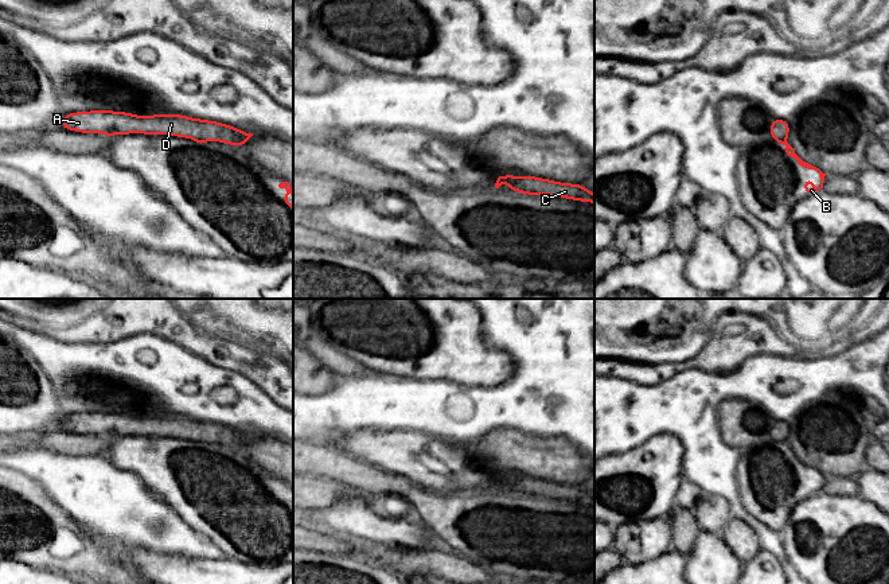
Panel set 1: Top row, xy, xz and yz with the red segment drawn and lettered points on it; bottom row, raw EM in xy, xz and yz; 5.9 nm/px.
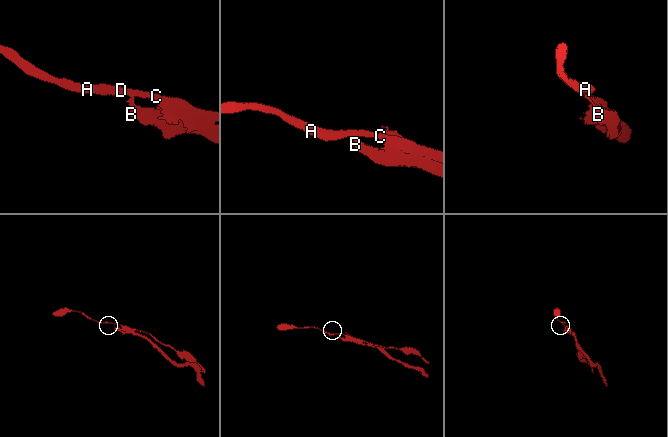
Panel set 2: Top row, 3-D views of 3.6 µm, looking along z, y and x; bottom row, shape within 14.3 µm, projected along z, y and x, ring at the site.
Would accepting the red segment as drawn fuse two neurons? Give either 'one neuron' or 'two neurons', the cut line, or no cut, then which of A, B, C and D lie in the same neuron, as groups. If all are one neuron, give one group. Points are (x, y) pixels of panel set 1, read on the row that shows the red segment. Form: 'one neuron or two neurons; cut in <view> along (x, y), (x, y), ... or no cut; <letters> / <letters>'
two neurons; cut in yz along (784, 139), (775, 140); A C D / B

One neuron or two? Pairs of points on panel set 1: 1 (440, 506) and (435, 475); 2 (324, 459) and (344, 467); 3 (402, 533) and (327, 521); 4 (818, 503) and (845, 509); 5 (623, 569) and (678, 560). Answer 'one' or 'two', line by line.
1: two
2: one
3: one
4: one
5: one

